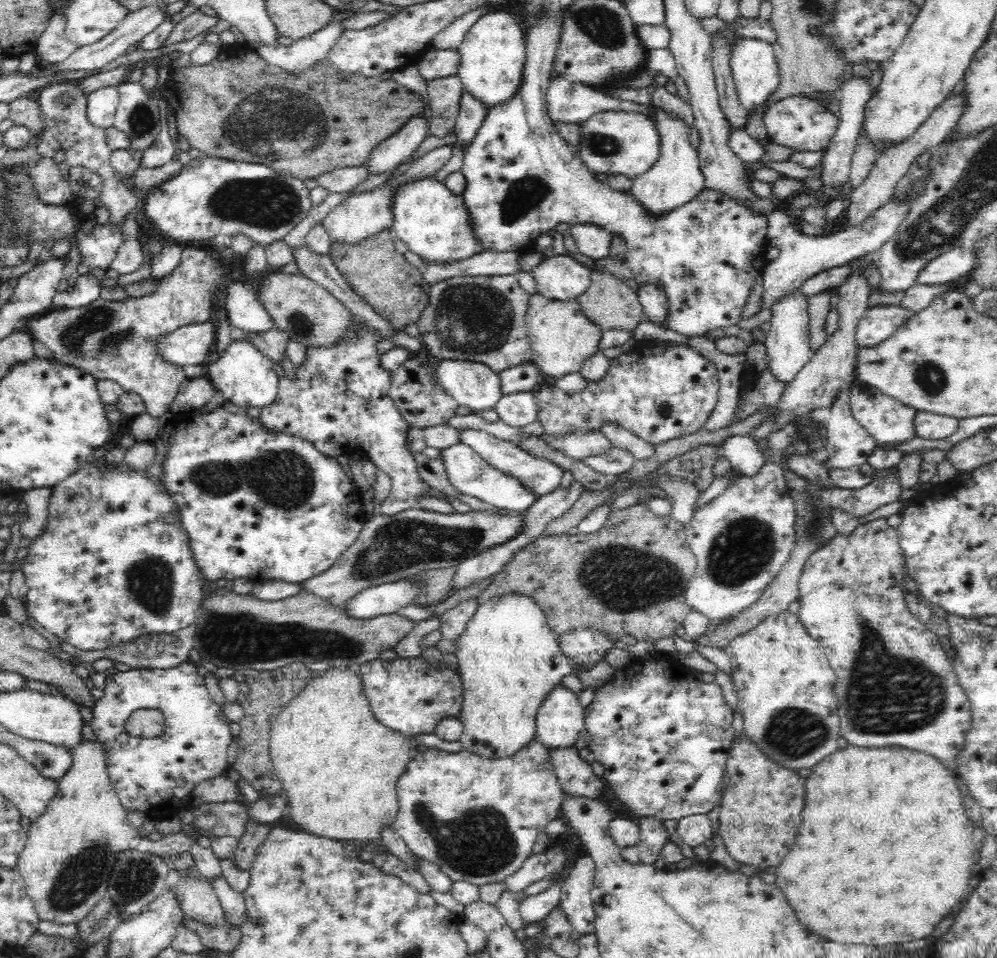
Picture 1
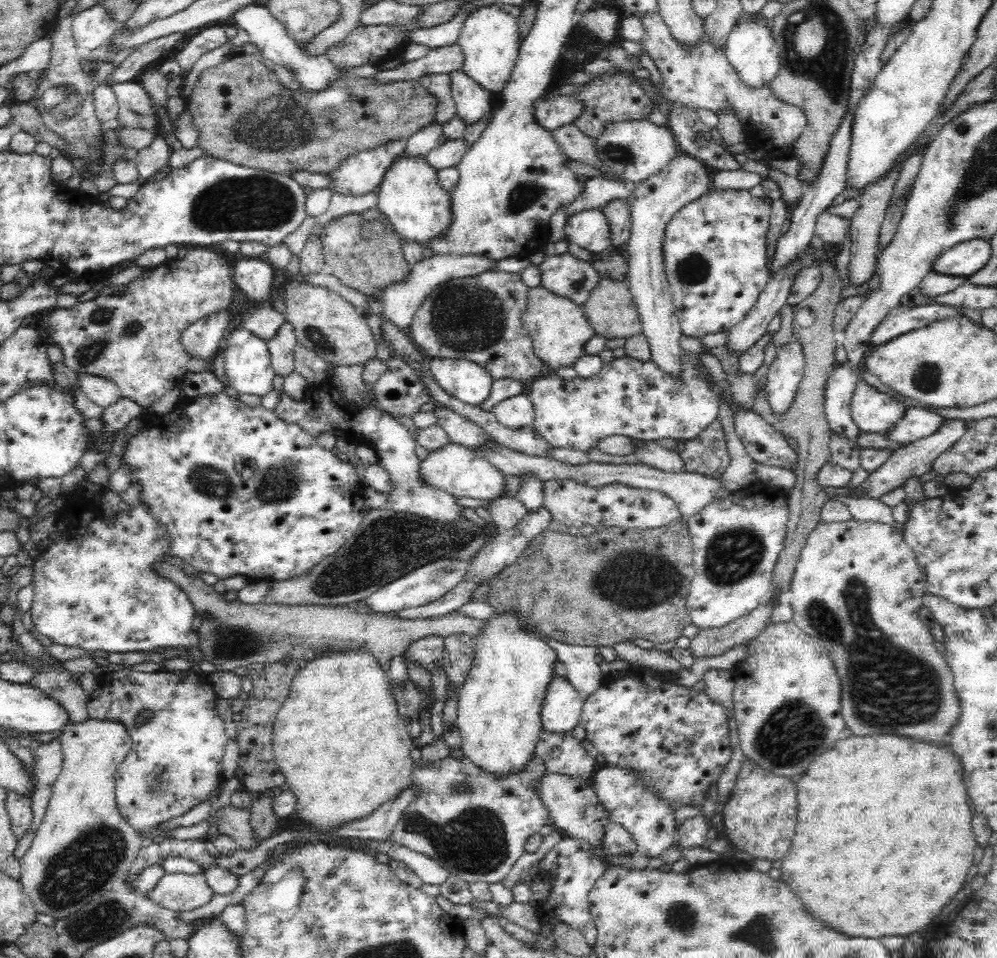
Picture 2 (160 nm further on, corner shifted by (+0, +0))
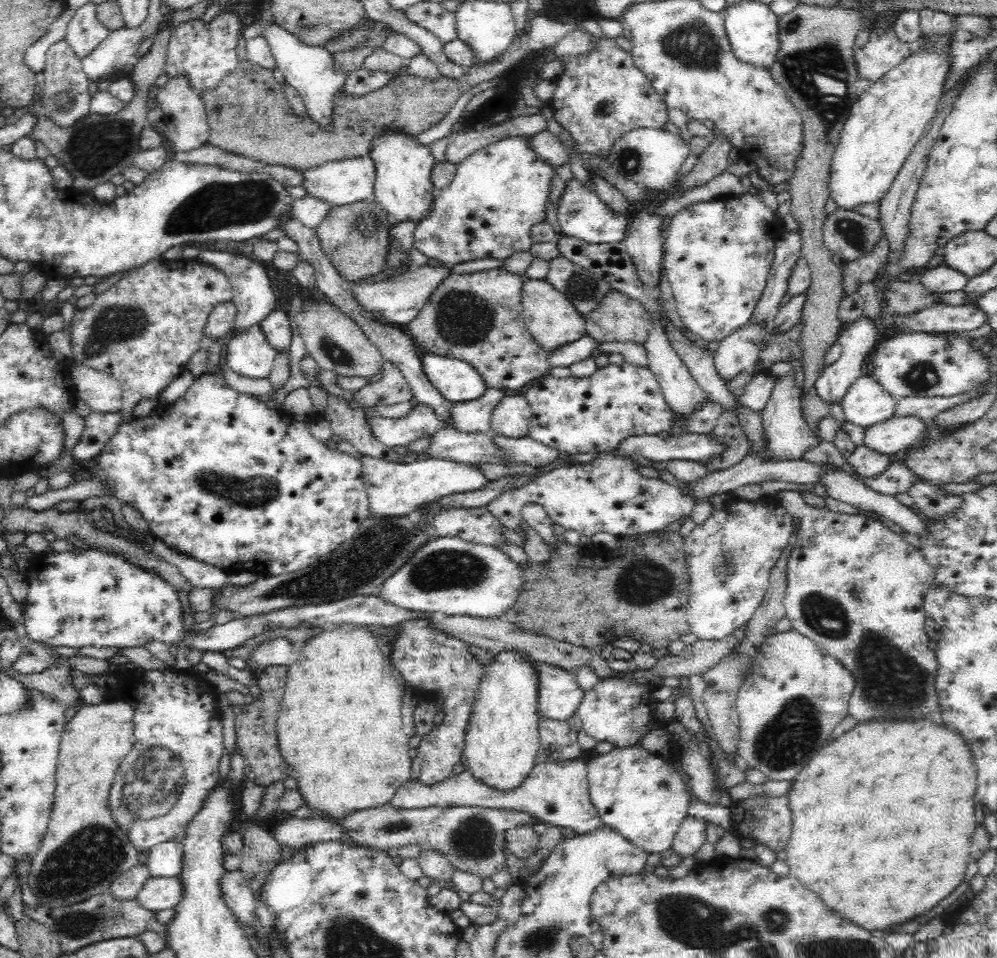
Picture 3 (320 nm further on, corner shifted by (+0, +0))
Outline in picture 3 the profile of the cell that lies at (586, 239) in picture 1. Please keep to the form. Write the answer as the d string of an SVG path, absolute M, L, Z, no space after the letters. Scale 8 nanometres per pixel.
M573 177L564 182L564 191L556 203L557 222L563 234L579 238L588 244L622 241L626 236L628 216L626 212L614 212L600 197L580 179Z

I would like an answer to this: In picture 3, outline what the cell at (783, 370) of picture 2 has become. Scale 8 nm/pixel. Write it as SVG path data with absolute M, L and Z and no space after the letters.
M793 376L777 378L772 395L766 407L761 410L765 442L760 446L760 450L756 450L756 457L766 461L797 461L822 442L817 432L812 431L808 427L808 422L804 420L801 400L801 393L794 383Z

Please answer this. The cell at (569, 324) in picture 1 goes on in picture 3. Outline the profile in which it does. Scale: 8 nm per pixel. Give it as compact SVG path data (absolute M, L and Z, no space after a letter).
M525 278L520 288L520 298L526 328L546 352L550 353L556 346L574 342L587 334L585 318L576 311L567 296L556 290L547 279Z

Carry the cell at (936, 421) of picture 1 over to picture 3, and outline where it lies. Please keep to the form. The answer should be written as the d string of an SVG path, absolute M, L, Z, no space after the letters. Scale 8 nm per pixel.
M894 415L865 428L863 445L883 455L897 454L923 434L926 424L920 417Z

